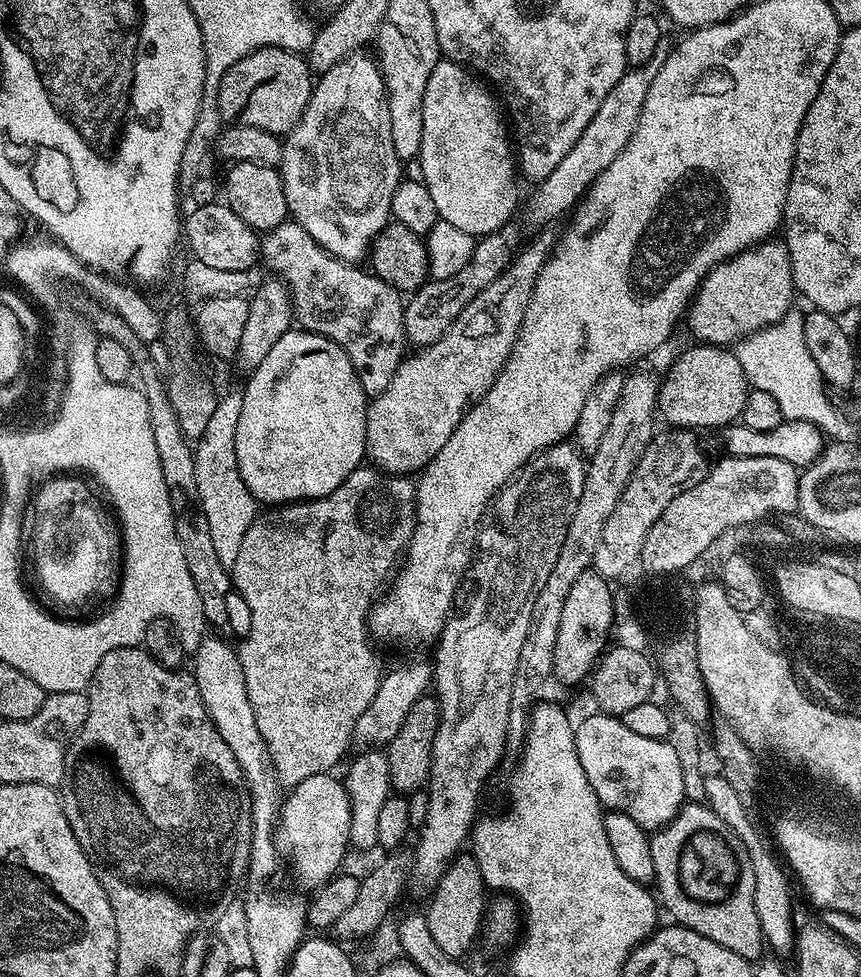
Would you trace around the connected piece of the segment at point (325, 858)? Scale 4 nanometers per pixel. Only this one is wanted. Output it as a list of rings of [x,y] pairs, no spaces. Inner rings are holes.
[[[323,772],[298,782],[283,797],[274,833],[279,855],[292,856],[292,872],[307,890],[315,890],[341,871],[340,863],[350,852],[350,798],[335,775]]]

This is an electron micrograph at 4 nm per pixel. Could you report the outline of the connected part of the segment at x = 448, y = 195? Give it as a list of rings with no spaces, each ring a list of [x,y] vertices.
[[[441,58],[434,70],[430,70],[426,94],[422,94],[422,146],[418,159],[422,166],[424,184],[430,190],[430,198],[434,198],[440,219],[450,222],[450,226],[458,226],[458,230],[466,230],[466,234],[481,238],[509,223],[515,212],[517,215],[518,164],[514,159],[505,113],[497,97],[462,64]]]

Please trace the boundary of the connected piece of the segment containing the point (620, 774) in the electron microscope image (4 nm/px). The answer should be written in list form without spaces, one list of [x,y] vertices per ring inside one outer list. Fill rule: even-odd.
[[[595,715],[586,717],[574,728],[578,762],[582,762],[582,770],[586,770],[586,778],[594,794],[605,809],[626,814],[626,818],[634,818],[634,822],[638,822],[638,826],[642,829],[663,828],[680,813],[680,809],[686,803],[682,770],[674,746],[669,744],[667,739],[655,740],[642,738],[642,734],[634,734],[634,730],[629,730],[621,717]]]

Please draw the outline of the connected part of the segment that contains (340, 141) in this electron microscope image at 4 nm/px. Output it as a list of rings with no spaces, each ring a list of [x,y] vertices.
[[[367,51],[351,52],[349,56],[342,58],[342,62],[338,62],[338,66],[330,66],[330,70],[319,73],[312,90],[312,97],[298,122],[298,126],[294,126],[294,130],[283,137],[283,148],[278,165],[282,186],[286,192],[289,217],[300,224],[302,230],[306,230],[306,234],[310,234],[310,238],[314,238],[314,242],[318,242],[318,246],[322,246],[330,255],[338,260],[343,260],[345,264],[356,264],[367,257],[372,246],[372,239],[390,222],[394,190],[398,188],[402,179],[402,161],[398,158],[398,154],[394,154],[394,140],[390,138],[392,127],[390,126],[390,110],[388,109],[388,92],[384,88],[384,76],[380,72],[379,63],[369,53],[368,57],[364,52]]]

